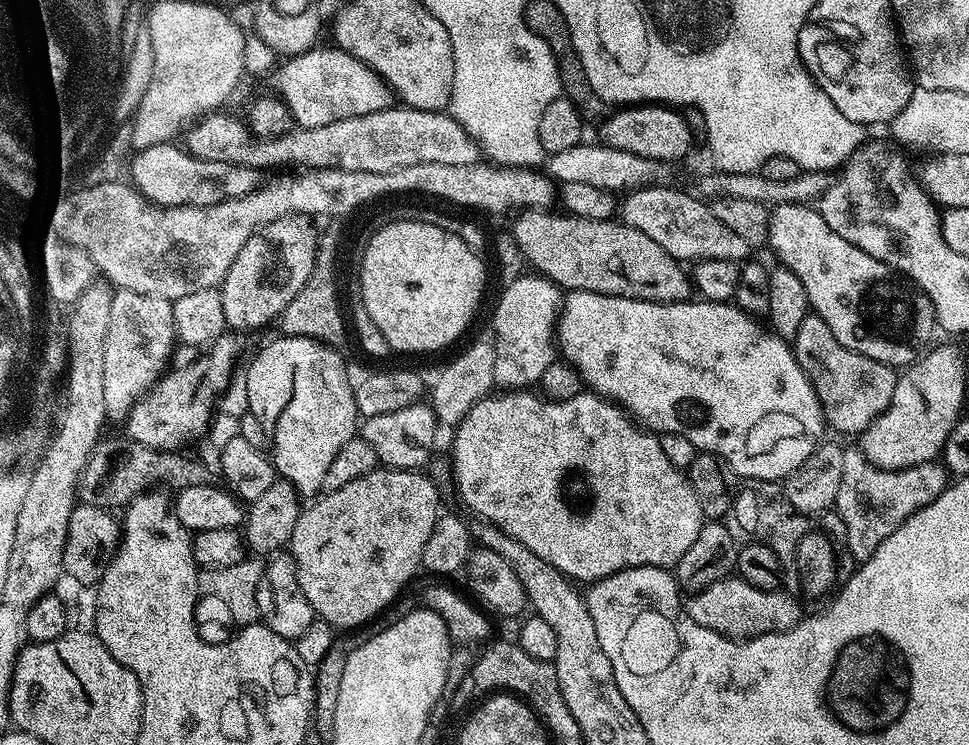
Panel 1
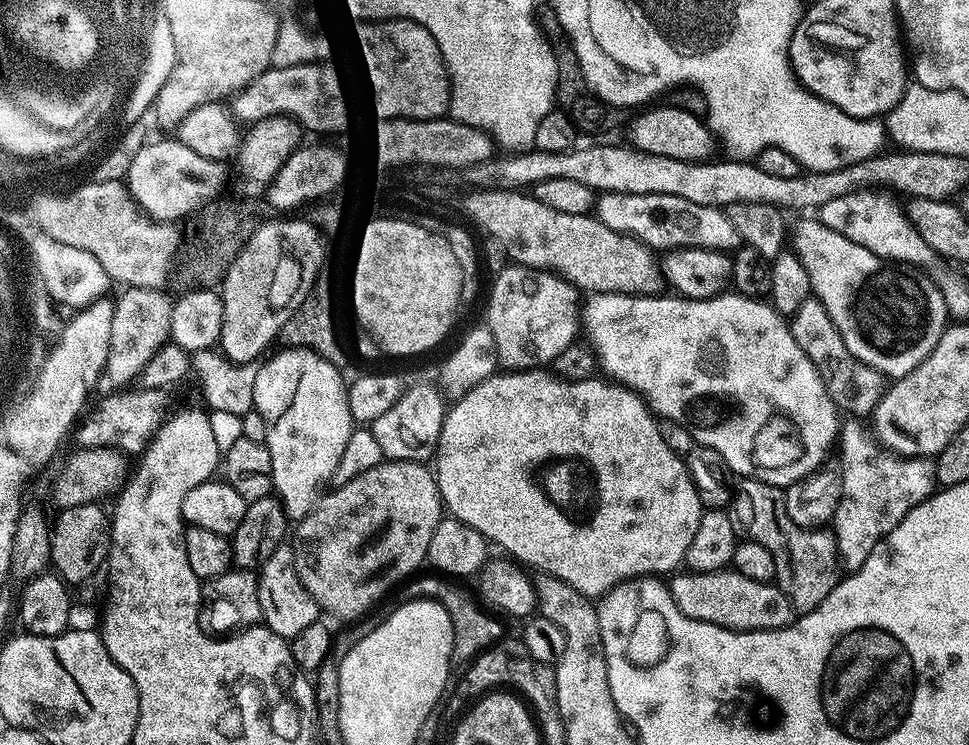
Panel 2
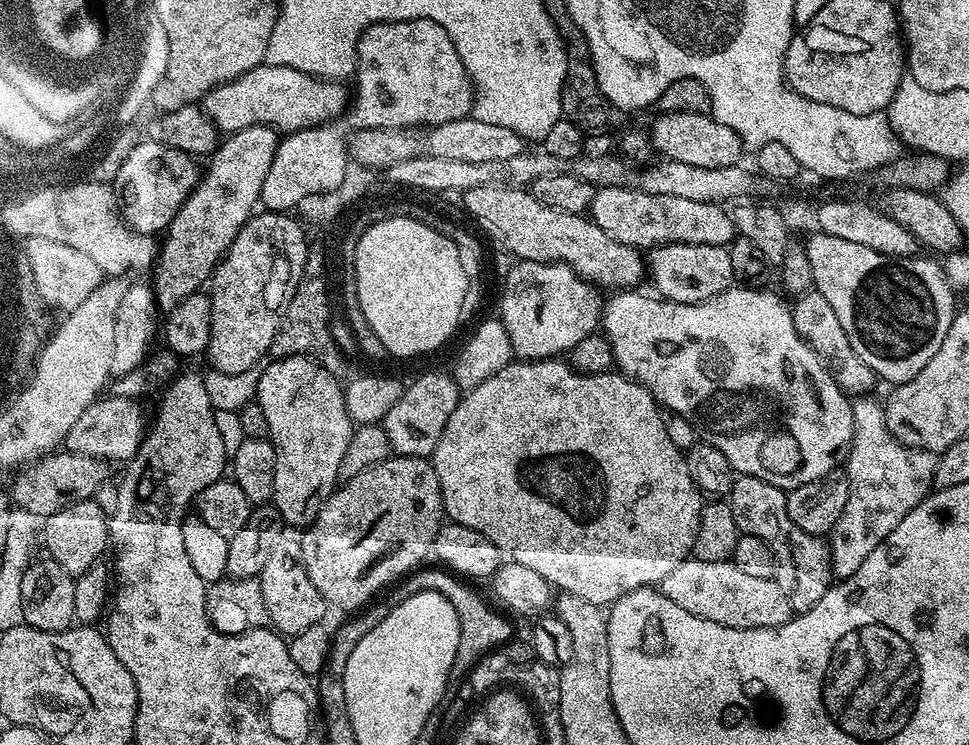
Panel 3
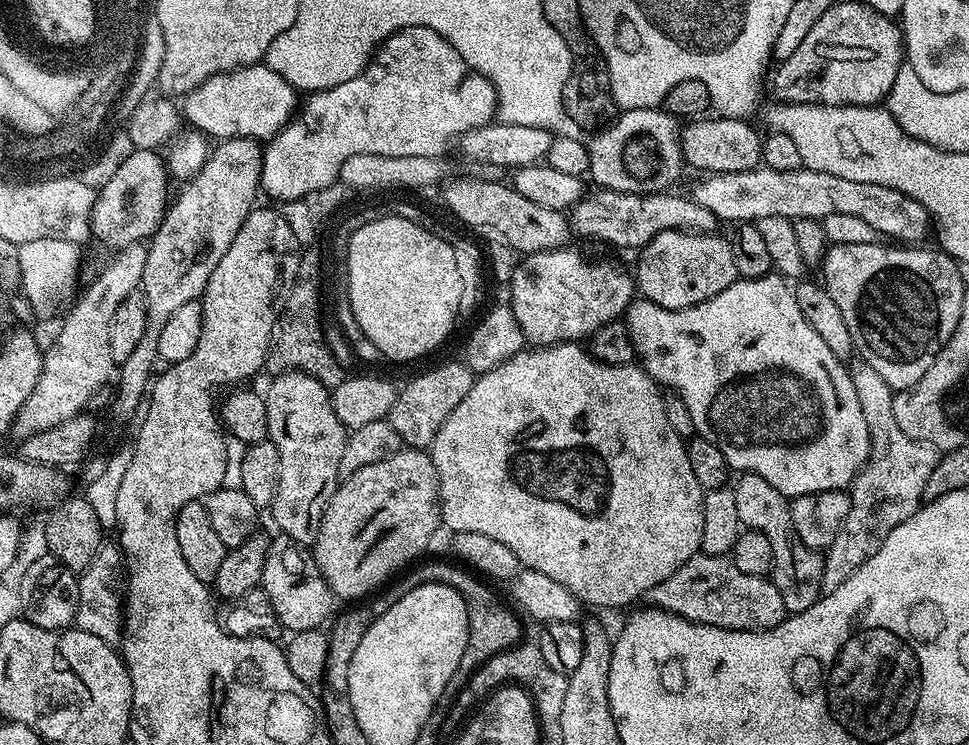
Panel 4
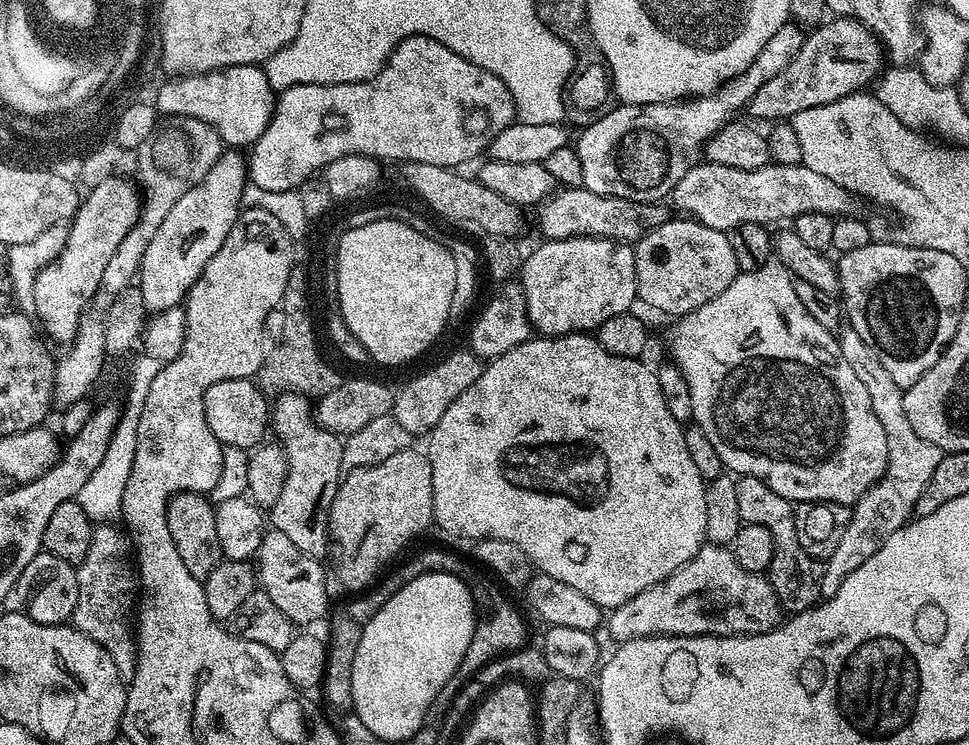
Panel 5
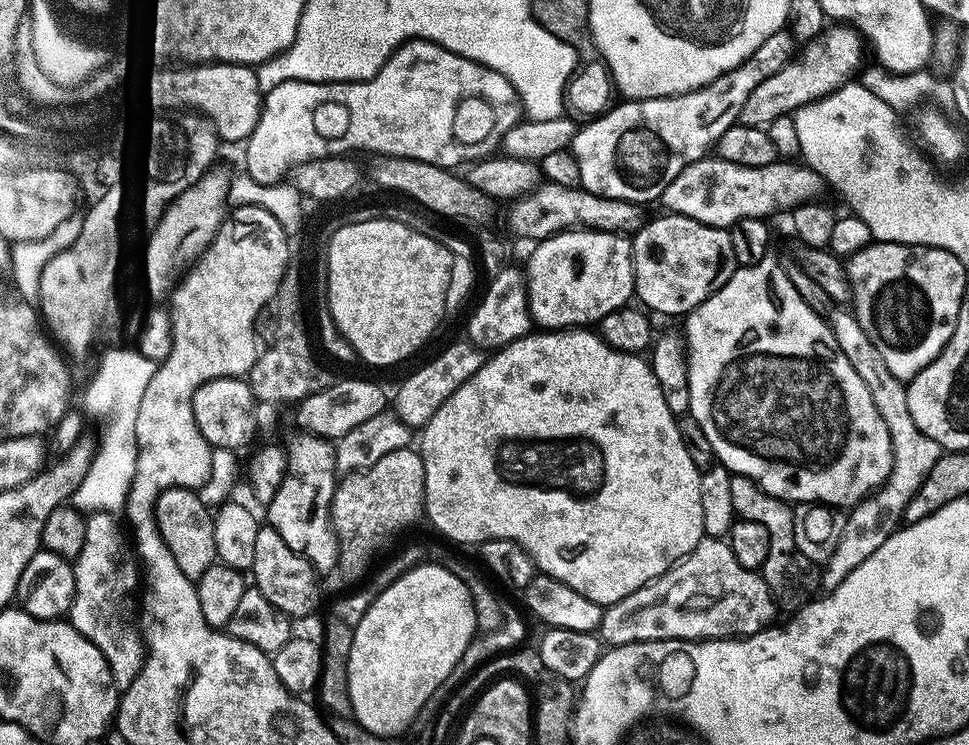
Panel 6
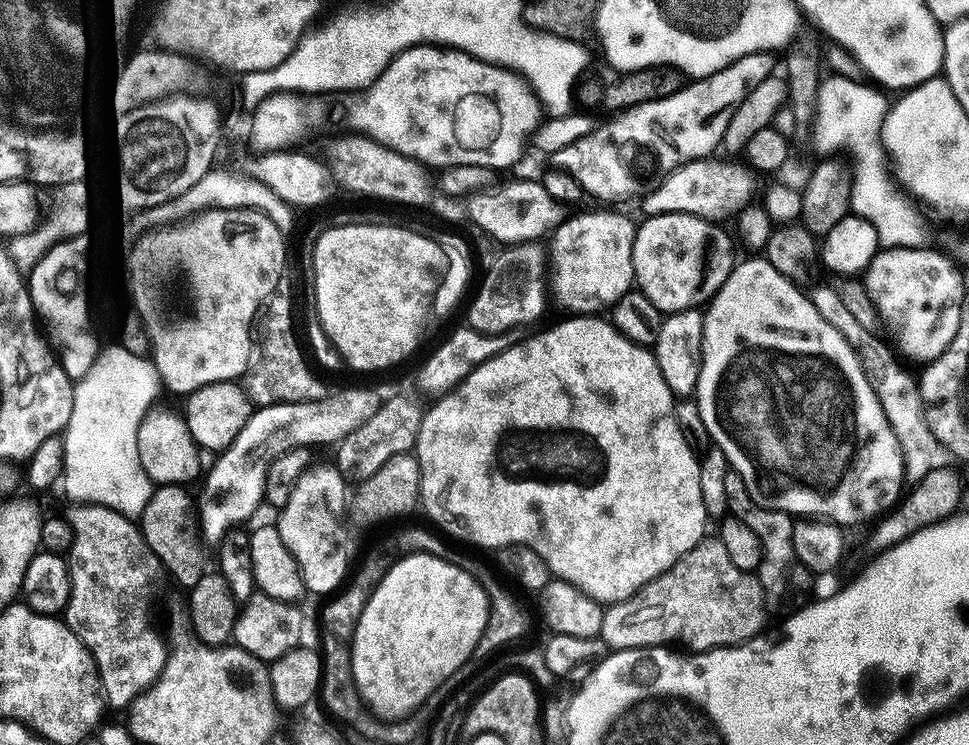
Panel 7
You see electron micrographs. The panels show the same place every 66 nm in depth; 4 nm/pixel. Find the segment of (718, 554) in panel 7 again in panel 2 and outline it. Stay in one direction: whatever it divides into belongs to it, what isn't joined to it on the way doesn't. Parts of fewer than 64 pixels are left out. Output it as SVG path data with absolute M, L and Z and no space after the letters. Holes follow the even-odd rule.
M684 570L671 577L670 587L674 602L678 602L678 610L682 610L686 618L732 628L736 632L761 632L787 628L794 619L791 601L775 583L754 582L754 578L746 578L735 570L718 572Z

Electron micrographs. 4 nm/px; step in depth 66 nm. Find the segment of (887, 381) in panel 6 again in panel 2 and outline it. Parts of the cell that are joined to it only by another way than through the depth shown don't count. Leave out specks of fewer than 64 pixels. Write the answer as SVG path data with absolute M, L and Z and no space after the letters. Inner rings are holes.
M848 418L843 421L838 433L838 452L840 448L840 461L838 467L842 474L842 494L838 502L838 510L832 516L830 528L836 531L834 534L835 548L839 553L839 563L848 572L856 572L870 558L870 550L882 542L922 502L929 500L938 490L936 482L936 465L931 459L922 456L898 456L889 452L874 439L873 433L867 427L863 428L861 421L856 418Z

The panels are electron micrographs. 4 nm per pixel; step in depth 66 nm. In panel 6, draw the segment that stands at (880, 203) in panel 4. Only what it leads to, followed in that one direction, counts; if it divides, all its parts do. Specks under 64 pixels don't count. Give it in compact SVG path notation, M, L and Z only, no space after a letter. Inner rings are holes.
M705 158L688 164L686 170L682 170L682 174L678 174L678 178L674 178L674 182L670 182L670 186L666 186L666 190L660 196L659 203L665 204L668 207L665 209L669 213L694 218L698 222L709 224L715 228L731 229L732 225L737 224L742 218L763 220L771 217L771 212L780 212L783 208L791 210L800 204L807 204L817 197L815 195L820 188L822 189L820 175L814 169L800 162L777 162L770 166L755 168L754 166L738 166L729 160Z

